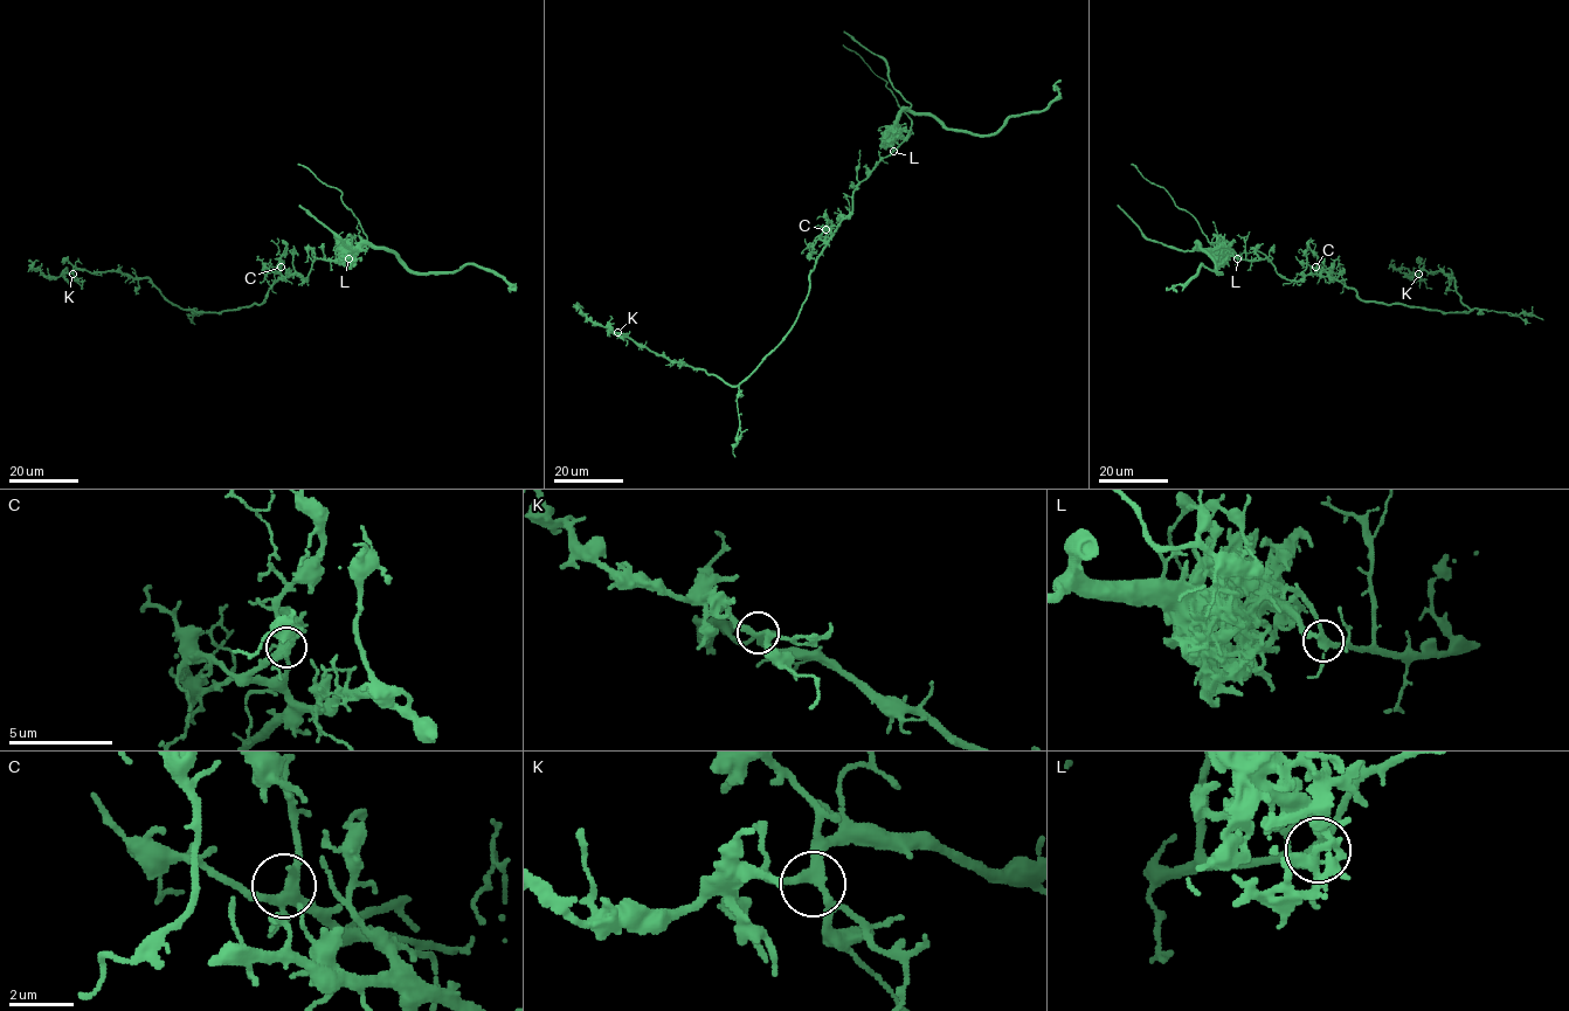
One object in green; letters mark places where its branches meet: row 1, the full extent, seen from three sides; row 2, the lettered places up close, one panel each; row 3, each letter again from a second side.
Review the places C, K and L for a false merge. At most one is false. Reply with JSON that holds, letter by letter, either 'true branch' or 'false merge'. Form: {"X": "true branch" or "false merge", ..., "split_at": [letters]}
{"C": "true branch", "K": "true branch", "L": "false merge", "split_at": ["L"]}

